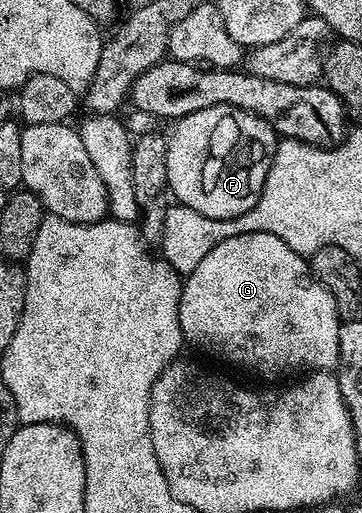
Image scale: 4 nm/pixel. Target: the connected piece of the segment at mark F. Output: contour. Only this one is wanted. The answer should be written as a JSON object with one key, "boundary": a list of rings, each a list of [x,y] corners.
{"boundary":[[[214,105],[210,109],[198,109],[198,113],[190,113],[186,117],[175,120],[173,127],[176,128],[173,129],[172,135],[169,134],[167,136],[166,173],[168,174],[168,190],[174,196],[175,202],[181,207],[189,207],[198,213],[202,213],[208,219],[233,219],[250,209],[254,209],[254,205],[258,201],[258,197],[262,193],[262,189],[266,183],[268,170],[272,164],[272,155],[276,151],[276,144],[278,142],[276,130],[266,120],[260,119],[248,111],[231,107],[230,105]]]}

